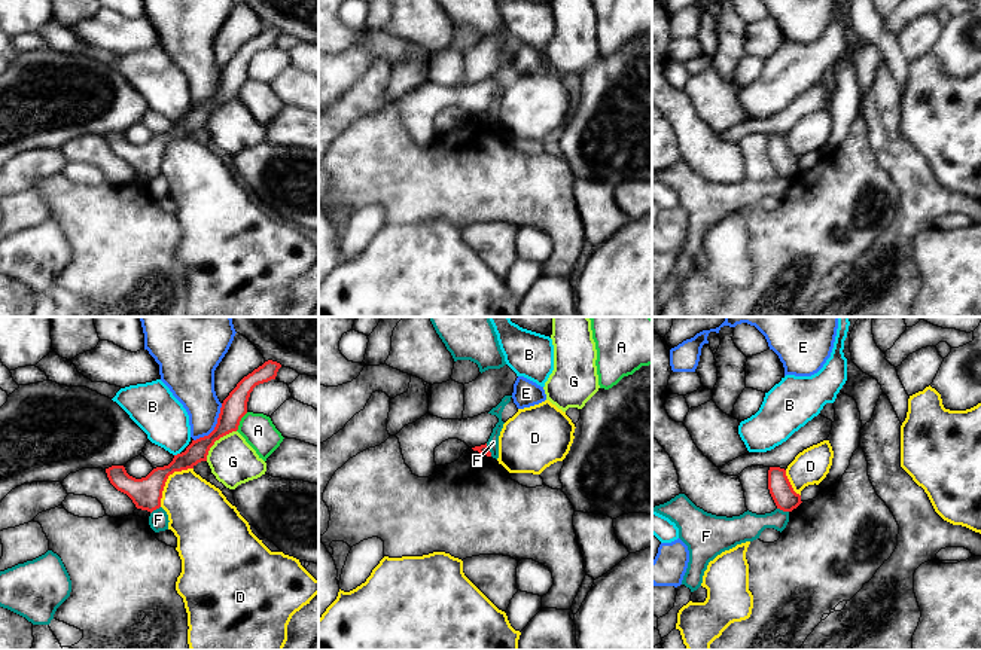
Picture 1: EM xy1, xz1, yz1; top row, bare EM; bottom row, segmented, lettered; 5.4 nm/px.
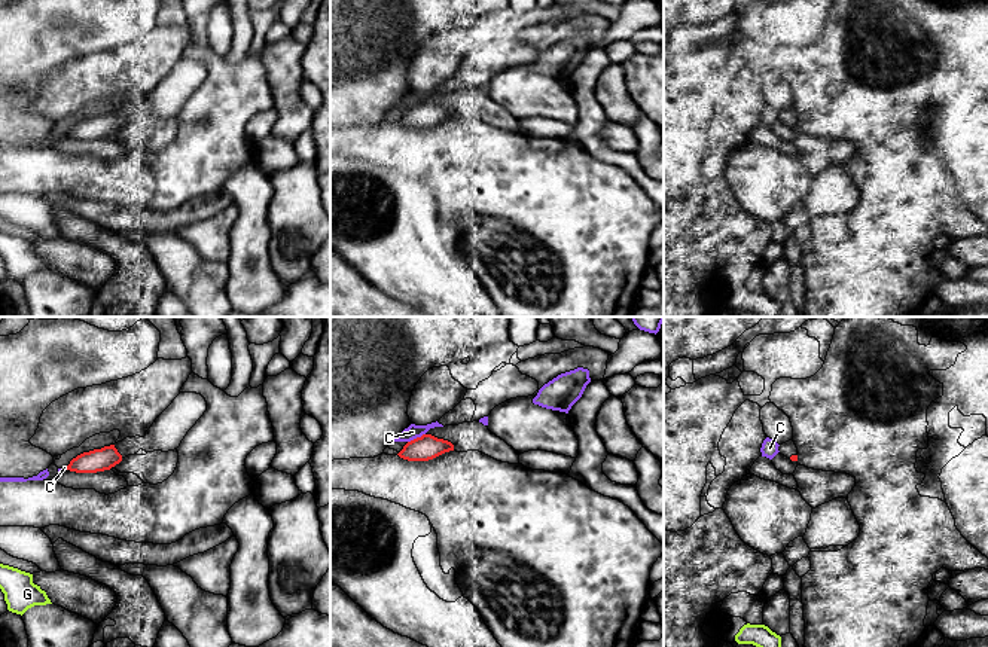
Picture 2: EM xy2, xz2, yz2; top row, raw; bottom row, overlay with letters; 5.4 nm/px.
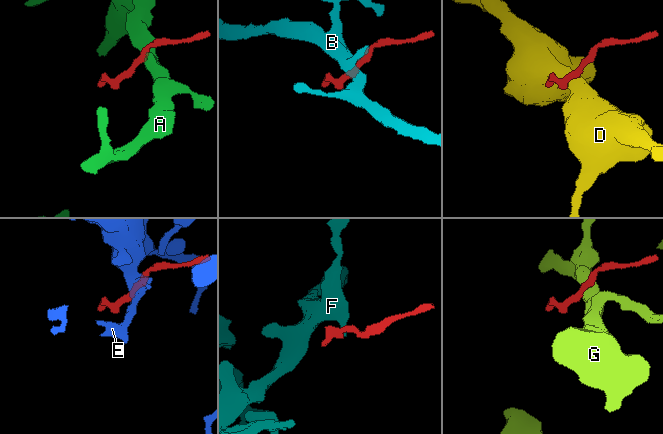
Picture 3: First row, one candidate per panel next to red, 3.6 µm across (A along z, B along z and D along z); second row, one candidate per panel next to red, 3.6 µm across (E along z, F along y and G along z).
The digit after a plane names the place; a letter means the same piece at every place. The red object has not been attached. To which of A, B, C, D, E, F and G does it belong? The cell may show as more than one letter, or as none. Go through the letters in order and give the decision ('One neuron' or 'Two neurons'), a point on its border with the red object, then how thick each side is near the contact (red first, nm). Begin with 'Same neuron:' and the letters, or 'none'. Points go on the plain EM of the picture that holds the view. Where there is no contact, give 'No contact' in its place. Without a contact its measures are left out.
Same neuron: none
A: Two neurons. Touches red at xy1 (240, 87). Thickness 140 nm (red) against 170 nm
B: Two neurons. Touches red at xy1 (177, 121). Thickness 150 nm (red) against 240 nm
C: Two neurons. Touches red at xz2 (417, 104). Thickness 140 nm (red) against 80 nm
D: Two neurons. Touches red at xy1 (167, 145). Thickness 170 nm (red) against 320 nm
E: Two neurons. Touches red at xy1 (216, 92). Thickness 140 nm (red) against 220 nm
F: Two neurons. Touches red at xz1 (489, 116). Thickness 60 nm (red) against 60 nm
G: Two neurons. Touches red at xy1 (216, 106). Thickness 140 nm (red) against 240 nm

